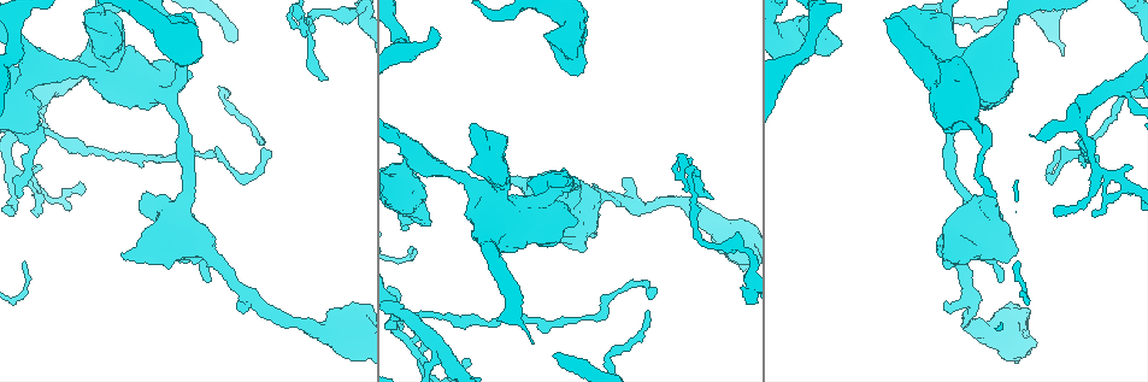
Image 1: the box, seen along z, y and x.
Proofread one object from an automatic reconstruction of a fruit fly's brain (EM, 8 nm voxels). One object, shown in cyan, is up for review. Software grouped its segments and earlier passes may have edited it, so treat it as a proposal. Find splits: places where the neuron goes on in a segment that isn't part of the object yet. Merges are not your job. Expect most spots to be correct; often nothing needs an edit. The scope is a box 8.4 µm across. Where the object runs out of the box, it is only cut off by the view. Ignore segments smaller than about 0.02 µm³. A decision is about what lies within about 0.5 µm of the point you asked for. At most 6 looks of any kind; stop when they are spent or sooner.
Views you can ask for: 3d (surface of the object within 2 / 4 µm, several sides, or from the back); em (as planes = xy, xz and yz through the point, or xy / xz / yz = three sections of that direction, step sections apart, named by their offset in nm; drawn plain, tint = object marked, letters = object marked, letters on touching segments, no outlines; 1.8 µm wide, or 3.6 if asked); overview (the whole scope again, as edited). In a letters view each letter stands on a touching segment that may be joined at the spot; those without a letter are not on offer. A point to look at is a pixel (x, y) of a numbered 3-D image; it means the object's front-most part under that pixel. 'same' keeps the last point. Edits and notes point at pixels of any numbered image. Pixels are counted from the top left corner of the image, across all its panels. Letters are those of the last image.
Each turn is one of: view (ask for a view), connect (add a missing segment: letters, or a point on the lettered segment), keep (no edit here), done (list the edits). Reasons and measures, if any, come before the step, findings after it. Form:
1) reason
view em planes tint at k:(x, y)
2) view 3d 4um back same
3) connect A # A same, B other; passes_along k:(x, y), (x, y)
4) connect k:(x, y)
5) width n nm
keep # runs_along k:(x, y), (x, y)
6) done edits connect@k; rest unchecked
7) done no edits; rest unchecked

an open end
view 3d 2um at 1:(263, 149)

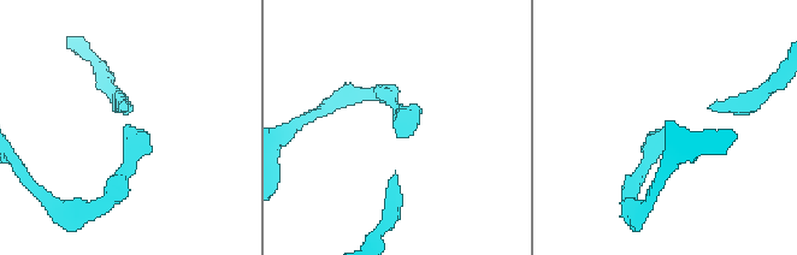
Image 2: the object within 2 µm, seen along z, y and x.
shape alone is not enough
view em xy step 4 letters at 2:(398, 134)

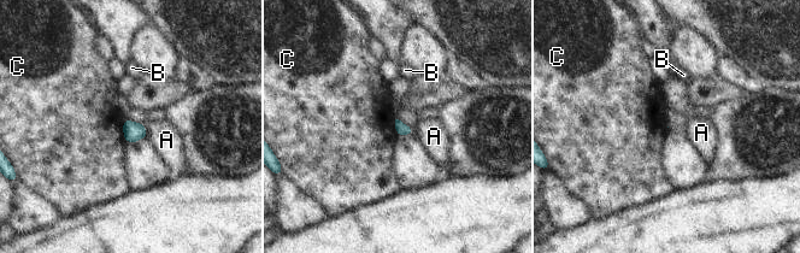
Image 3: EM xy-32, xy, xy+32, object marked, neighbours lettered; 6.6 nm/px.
longest_contact C 170 nm
keep # A other, B other, C other; border 3:(123, 118), (123, 137), (127, 142); none of them fits

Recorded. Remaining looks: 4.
free end
view em planes letters at 1:(503, 137)

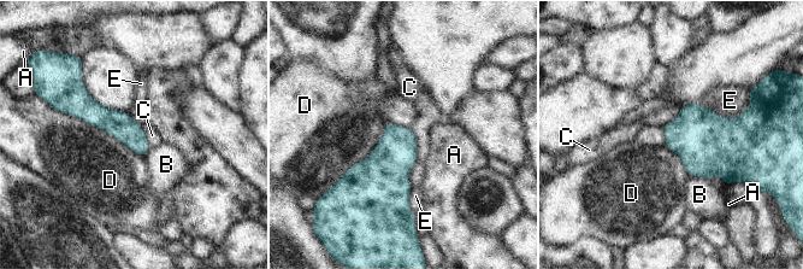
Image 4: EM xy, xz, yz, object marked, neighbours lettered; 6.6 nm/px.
longest_contact D 700 nm
keep # A other, B other, C other, D other, E other; runs_along 4:(66, 110), (90, 110), (146, 146); no lettered segment goes on from it

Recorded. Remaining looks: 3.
thin end
view em xz step 4 tint at 1:(405, 228)

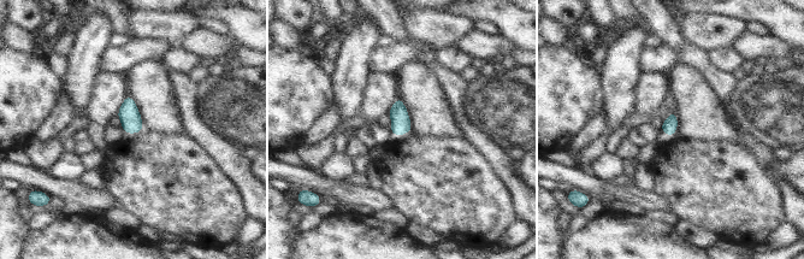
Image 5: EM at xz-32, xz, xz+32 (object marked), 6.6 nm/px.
cut it another way
view em planes letters same

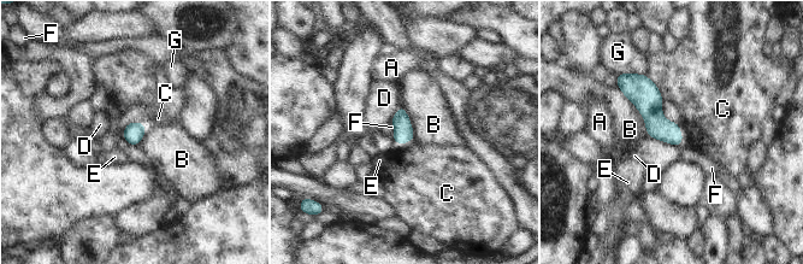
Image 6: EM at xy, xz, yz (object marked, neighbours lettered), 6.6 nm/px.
keep # A other, B other, C other, D other, E other, F other, G other; border 6:(616, 86), (643, 118), (649, 136); no lettered segment goes on from it

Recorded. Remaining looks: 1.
done no edits; rest unchecked

